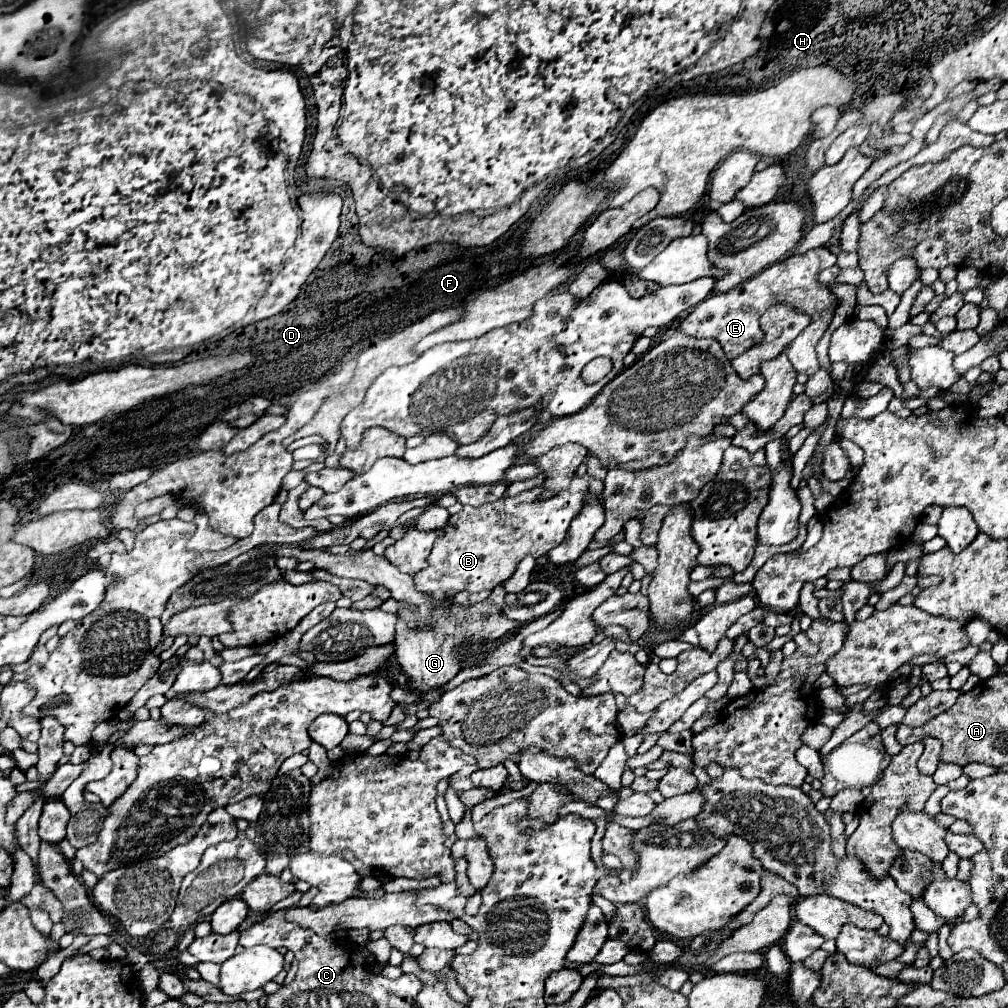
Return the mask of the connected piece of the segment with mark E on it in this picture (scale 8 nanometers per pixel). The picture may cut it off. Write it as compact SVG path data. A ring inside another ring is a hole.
M823 246L813 248L799 256L785 258L765 268L757 276L741 282L739 286L735 286L725 294L711 294L681 322L679 328L697 338L715 338L723 346L725 356L733 360L737 354L748 350L763 339L763 331L760 327L761 314L765 314L765 310L769 310L771 306L787 304L793 310L807 314L811 318L811 324L793 342L785 346L785 352L797 372L805 372L807 376L813 376L819 370L815 346L821 334L829 328L837 304L837 298L827 290L827 286L823 286L817 280L817 276L825 268L831 268L833 264L835 264L835 254Z

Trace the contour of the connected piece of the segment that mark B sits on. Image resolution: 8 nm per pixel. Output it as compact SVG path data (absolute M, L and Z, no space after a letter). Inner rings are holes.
M589 474L575 476L567 490L561 490L549 500L525 500L525 492L521 492L479 508L463 506L461 512L449 516L443 538L433 546L429 566L415 578L417 588L439 600L443 596L455 596L461 590L481 592L503 584L527 554L539 558L563 542L571 520L583 508L589 480Z

